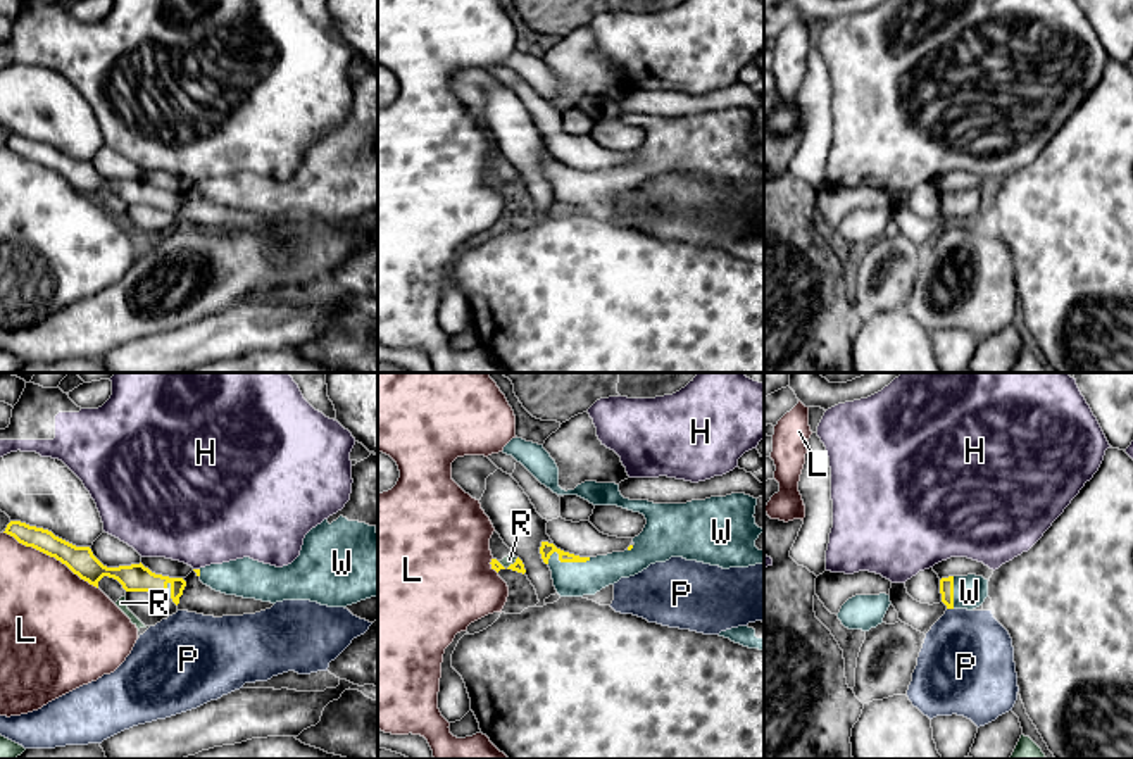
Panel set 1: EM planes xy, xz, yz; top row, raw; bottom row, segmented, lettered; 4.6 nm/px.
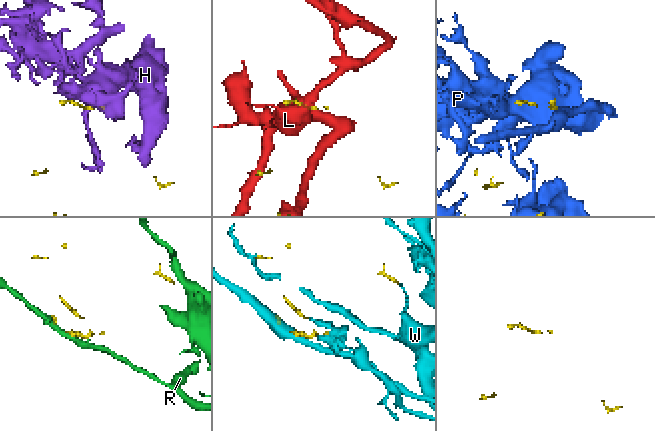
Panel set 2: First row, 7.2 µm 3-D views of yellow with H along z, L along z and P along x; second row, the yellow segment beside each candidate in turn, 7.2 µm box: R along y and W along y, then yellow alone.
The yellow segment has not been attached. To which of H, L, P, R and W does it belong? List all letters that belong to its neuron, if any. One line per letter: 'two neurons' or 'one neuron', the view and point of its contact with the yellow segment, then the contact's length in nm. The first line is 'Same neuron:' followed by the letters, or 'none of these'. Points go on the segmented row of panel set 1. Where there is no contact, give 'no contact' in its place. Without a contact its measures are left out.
Same neuron: W
H: two neurons; meets yellow in xy at (197, 570); contact 30 nm long
L: two neurons; meets yellow in xy at (50, 556); contact 500 nm long
P: two neurons; meets yellow in yz at (951, 608); contact 30 nm long
R: two neurons; meets yellow in xz at (514, 563); contact 80 nm long
W: one neuron; meets yellow in xz at (564, 561); contact 200 nm long

